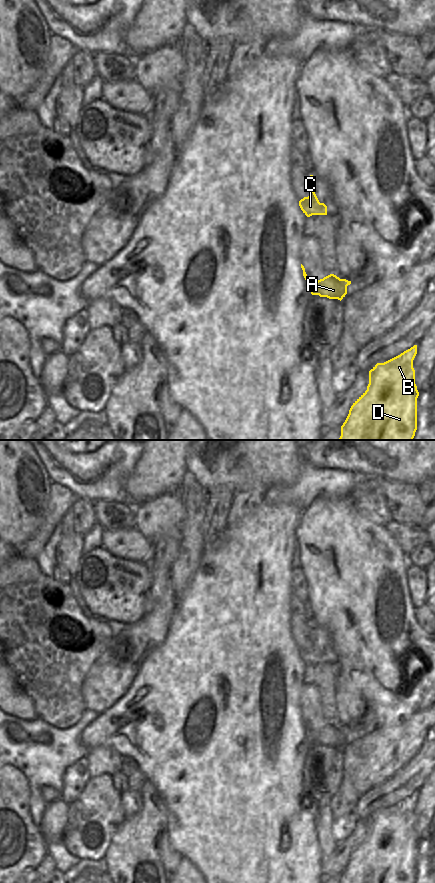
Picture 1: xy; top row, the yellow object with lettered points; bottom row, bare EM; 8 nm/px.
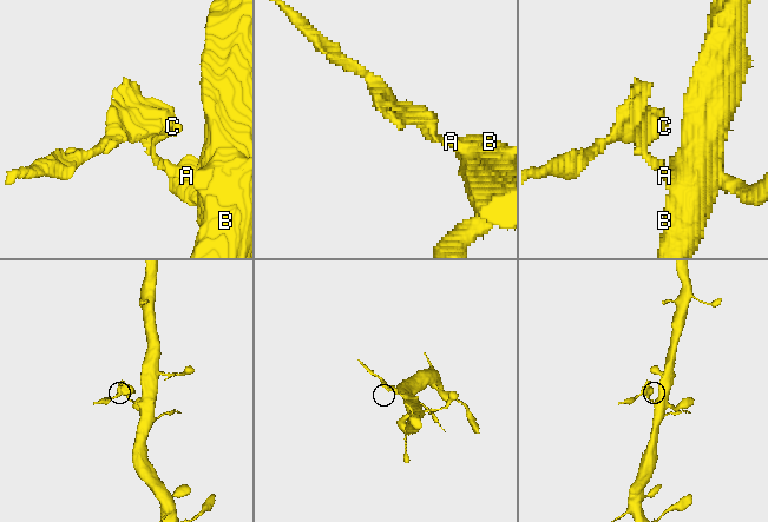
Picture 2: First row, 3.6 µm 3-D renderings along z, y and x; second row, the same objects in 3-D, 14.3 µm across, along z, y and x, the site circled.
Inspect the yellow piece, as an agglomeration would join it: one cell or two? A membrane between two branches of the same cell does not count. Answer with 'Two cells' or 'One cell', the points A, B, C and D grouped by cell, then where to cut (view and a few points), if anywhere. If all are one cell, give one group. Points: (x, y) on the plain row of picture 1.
Two cells. Groups: A B D / C. Split along xy (323, 726), (324, 730), (320, 736), (319, 743)

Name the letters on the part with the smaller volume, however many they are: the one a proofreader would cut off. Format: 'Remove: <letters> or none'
Remove: C

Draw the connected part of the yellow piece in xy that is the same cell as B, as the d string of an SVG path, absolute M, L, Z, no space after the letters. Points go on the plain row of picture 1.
M417 793L400 803L377 811L369 819L367 838L353 851L341 874L341 883L415 883L417 878L417 846L413 808Z

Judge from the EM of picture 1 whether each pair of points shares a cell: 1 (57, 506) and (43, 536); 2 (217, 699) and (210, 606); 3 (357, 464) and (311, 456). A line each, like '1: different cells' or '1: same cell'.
1: same cell
2: same cell
3: same cell

